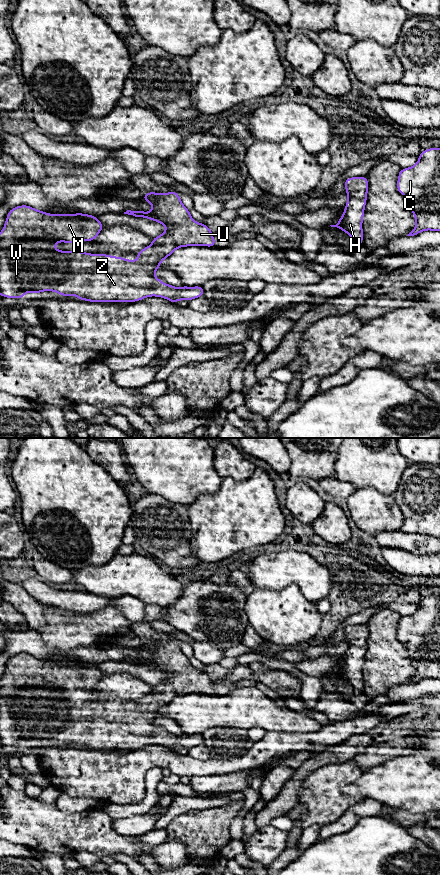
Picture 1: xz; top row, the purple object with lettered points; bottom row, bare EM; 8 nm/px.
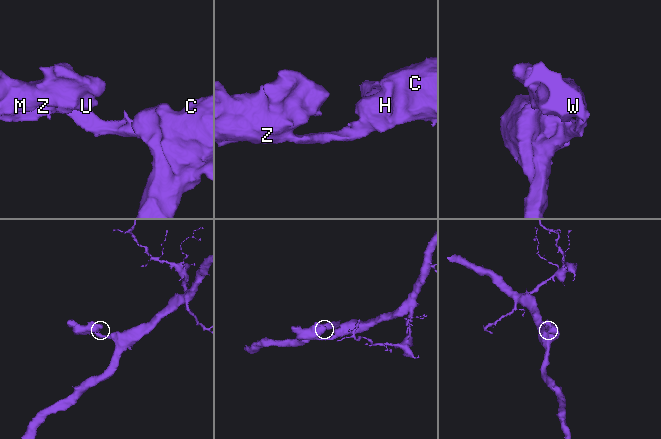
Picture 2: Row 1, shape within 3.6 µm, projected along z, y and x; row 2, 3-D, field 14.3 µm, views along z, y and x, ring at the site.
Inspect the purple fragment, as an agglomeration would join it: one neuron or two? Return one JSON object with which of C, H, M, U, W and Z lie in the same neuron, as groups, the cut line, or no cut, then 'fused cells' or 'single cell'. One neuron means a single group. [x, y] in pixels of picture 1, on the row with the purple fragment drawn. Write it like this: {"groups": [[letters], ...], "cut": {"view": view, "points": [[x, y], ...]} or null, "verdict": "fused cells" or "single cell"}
{"groups": [["C", "H", "M", "U", "W", "Z"]], "cut": null, "verdict": "single cell"}

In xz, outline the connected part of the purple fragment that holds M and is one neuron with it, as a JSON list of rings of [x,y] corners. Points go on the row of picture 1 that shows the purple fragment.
[[[176,191],[170,193],[144,193],[142,199],[153,205],[150,212],[127,210],[124,214],[133,215],[135,217],[147,218],[154,220],[167,227],[161,235],[152,238],[152,244],[143,248],[137,253],[137,260],[125,259],[123,257],[115,257],[112,255],[90,254],[83,251],[61,251],[55,250],[56,243],[62,241],[73,244],[76,242],[94,241],[104,227],[104,224],[96,216],[89,214],[50,214],[41,210],[36,210],[28,205],[20,205],[9,210],[5,225],[0,232],[0,295],[4,298],[23,299],[24,294],[28,292],[40,294],[41,291],[54,291],[63,297],[74,295],[83,301],[90,302],[136,302],[146,297],[156,296],[163,297],[172,303],[179,300],[190,301],[197,297],[204,296],[205,289],[203,286],[180,288],[163,283],[155,277],[155,271],[159,269],[161,262],[169,257],[177,248],[196,246],[217,246],[213,232],[204,223],[194,221],[187,209],[180,200]]]

